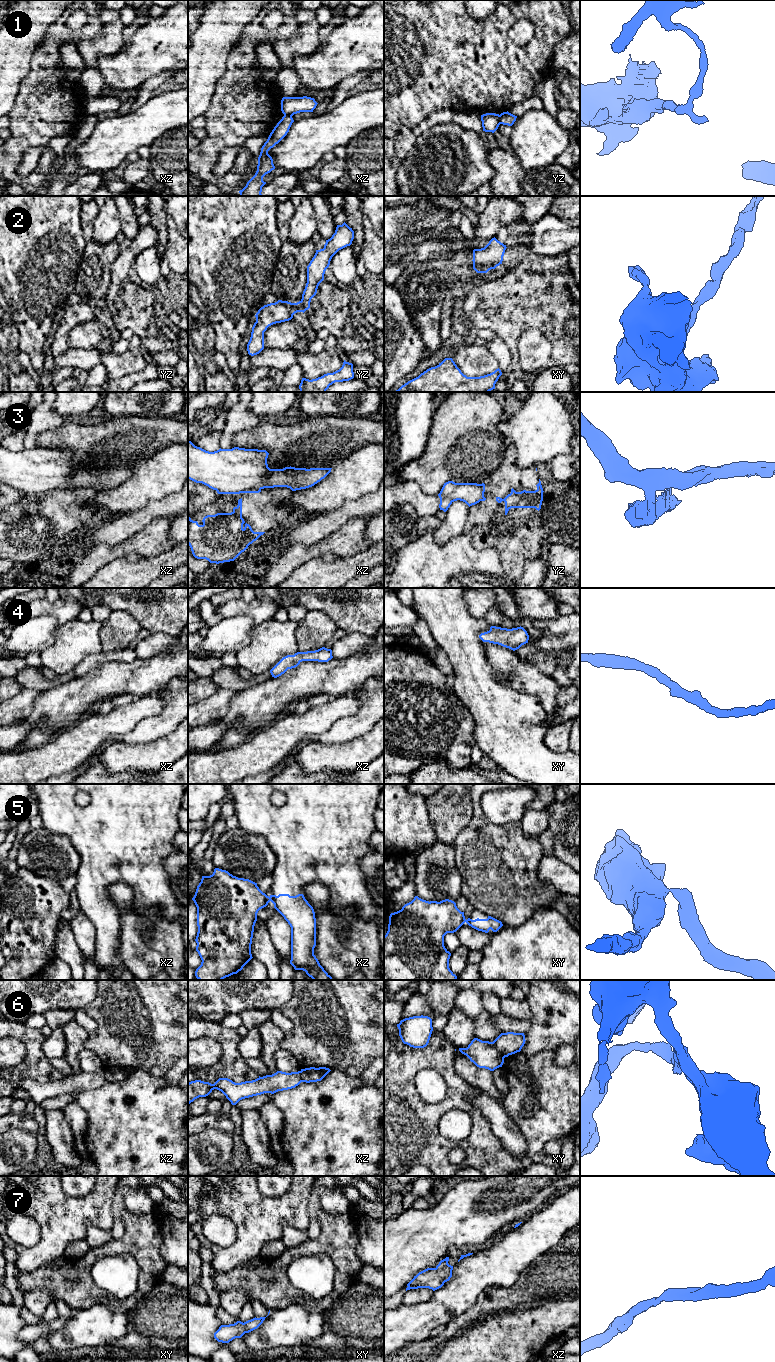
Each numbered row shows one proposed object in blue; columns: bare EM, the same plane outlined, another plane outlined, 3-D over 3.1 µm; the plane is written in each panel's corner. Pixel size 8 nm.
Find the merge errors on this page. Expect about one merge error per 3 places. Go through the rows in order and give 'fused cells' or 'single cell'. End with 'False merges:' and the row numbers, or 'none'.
1: fused cells
2: single cell
3: fused cells
4: single cell
5: fused cells
6: fused cells
7: single cell
False merges: 1, 3, 5, 6

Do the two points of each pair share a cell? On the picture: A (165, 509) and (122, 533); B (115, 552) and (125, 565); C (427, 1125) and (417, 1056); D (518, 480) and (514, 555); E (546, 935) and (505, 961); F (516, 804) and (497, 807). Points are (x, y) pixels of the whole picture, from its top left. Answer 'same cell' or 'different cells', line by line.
A: same cell
B: different cells
C: same cell
D: same cell
E: same cell
F: same cell

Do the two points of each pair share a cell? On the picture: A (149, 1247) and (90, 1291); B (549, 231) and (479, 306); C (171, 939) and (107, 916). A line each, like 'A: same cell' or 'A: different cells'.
A: same cell
B: different cells
C: different cells

